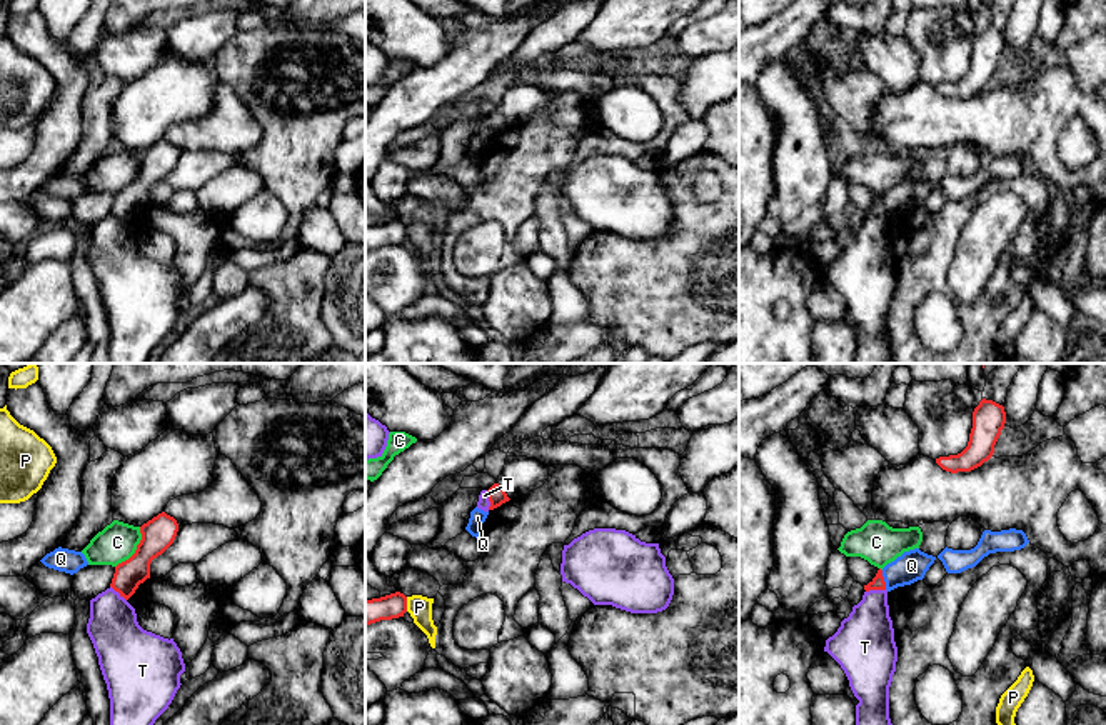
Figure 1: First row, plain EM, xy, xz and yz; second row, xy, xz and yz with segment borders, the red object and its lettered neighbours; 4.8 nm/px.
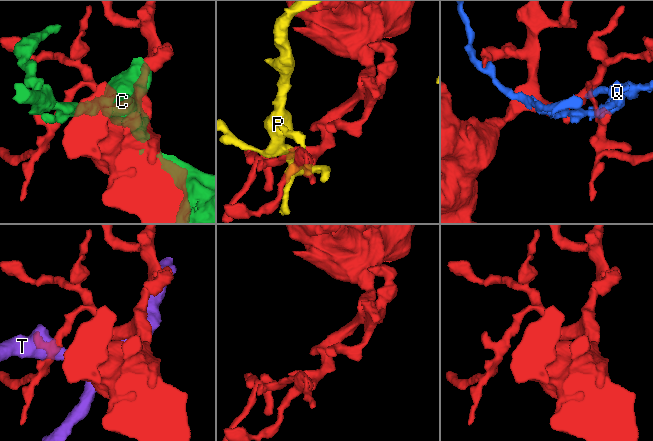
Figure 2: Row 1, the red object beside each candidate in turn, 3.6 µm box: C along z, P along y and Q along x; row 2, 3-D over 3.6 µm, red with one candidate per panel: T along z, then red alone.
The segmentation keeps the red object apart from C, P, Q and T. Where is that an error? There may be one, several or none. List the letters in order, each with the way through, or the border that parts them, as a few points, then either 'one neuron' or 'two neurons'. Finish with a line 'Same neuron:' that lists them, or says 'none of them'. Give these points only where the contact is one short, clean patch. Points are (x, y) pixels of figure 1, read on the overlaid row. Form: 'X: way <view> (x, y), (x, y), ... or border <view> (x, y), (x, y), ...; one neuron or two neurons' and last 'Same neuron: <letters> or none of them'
C: two neurons
P: two neurons
Q: border yz (881, 570), (886, 589); two neurons
T: two neurons
Same neuron: none of them

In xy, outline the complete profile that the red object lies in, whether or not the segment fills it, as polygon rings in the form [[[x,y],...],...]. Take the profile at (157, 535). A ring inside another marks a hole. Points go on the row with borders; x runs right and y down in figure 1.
[[[165,512],[140,527],[142,540],[135,553],[115,567],[110,587],[128,600],[140,583],[150,578],[150,563],[175,540],[178,523]]]

